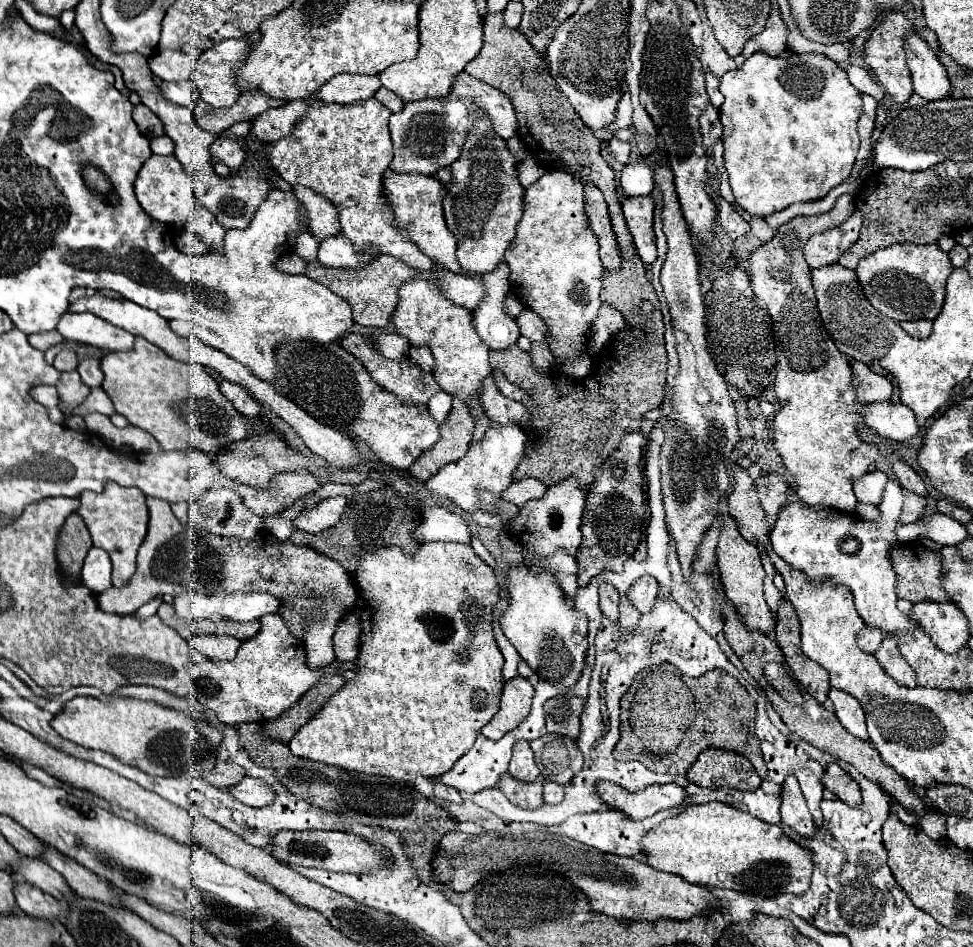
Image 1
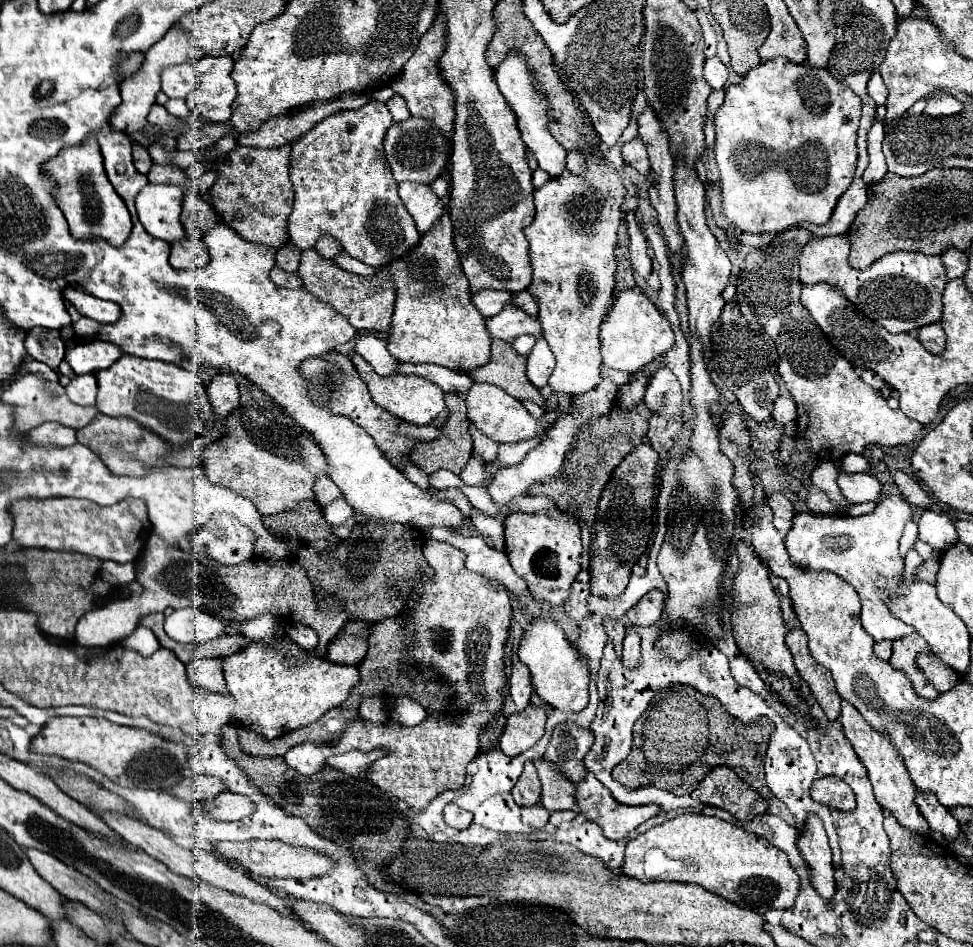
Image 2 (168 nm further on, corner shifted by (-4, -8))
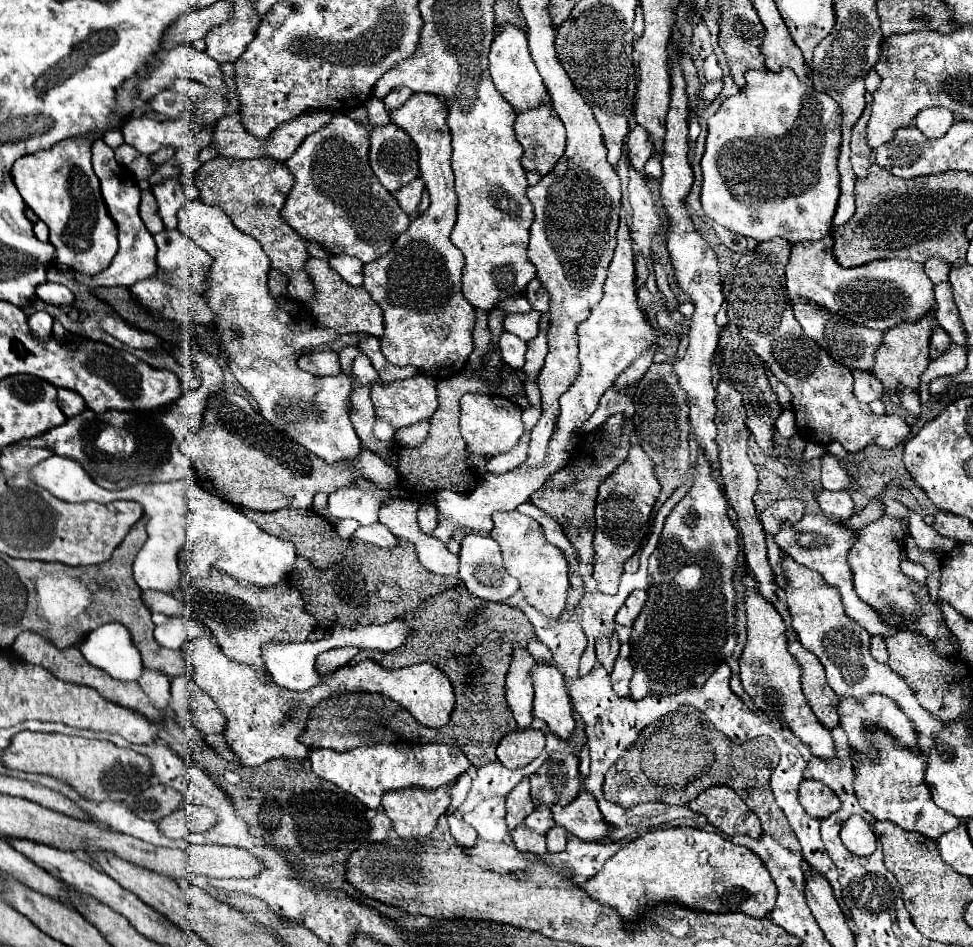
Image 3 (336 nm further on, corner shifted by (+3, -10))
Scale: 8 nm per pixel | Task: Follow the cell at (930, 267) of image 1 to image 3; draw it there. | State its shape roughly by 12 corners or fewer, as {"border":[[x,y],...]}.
{"border":[[833,238],[791,248],[785,286],[881,332],[935,310],[913,260],[843,268]]}

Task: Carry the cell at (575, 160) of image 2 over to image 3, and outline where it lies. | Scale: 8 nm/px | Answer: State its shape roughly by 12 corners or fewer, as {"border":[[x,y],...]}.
{"border":[[549,104],[517,114],[523,168],[549,174],[565,126]]}

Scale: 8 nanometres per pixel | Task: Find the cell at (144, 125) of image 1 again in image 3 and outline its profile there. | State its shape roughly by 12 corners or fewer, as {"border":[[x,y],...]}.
{"border":[[150,189],[141,194],[139,215],[152,235],[164,229]]}

